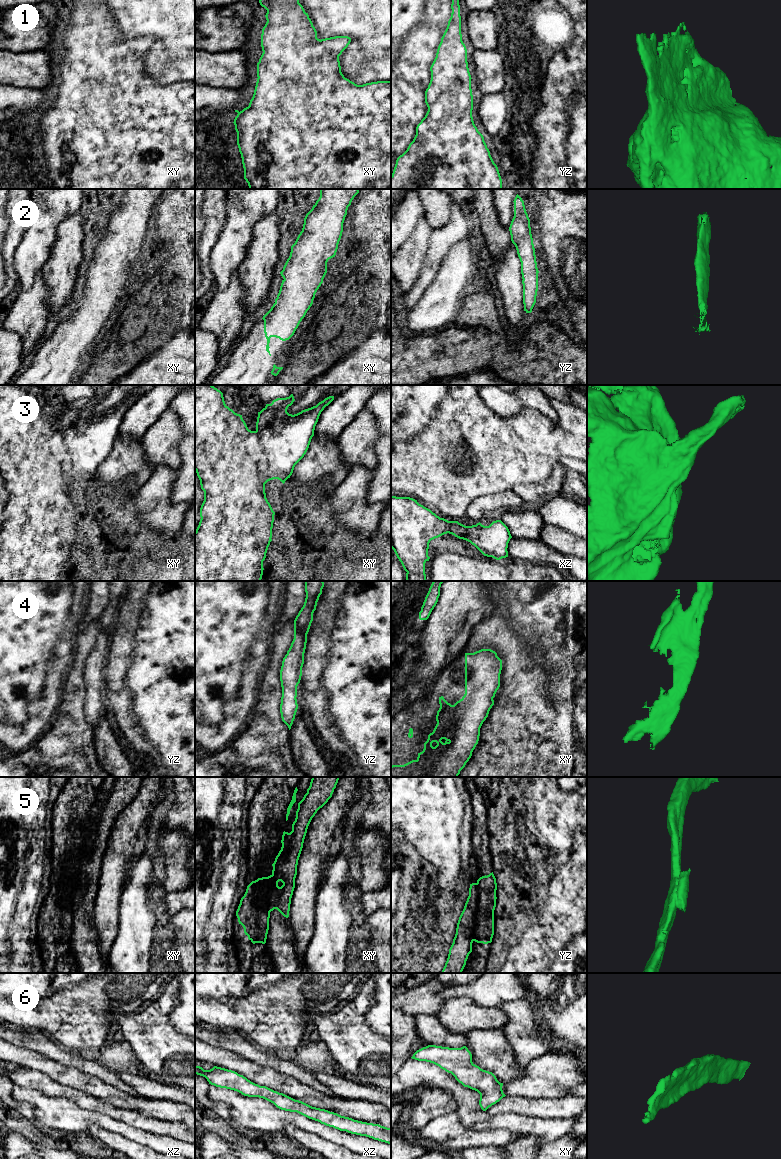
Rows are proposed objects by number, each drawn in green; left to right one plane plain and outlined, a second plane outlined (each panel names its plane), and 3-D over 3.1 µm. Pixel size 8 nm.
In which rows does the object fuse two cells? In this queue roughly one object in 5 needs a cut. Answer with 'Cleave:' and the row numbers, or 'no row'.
Cleave: 5

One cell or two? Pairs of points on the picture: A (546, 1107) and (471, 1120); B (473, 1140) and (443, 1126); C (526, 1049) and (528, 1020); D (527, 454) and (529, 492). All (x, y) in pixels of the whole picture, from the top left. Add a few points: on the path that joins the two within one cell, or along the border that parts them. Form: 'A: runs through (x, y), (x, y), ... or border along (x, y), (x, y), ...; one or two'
A: border along (491, 1114), (521, 1113), (537, 1117); two
B: runs through (466, 1138), (460, 1138), (450, 1133); one
C: runs through (526, 1042), (526, 1027); one
D: border along (551, 474), (541, 482), (519, 483), (512, 489); two

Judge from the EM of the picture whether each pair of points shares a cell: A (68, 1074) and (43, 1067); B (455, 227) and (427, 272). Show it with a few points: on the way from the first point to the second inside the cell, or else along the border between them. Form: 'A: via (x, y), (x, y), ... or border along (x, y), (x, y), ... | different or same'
A: via (62, 1074), (58, 1074), (49, 1067) | same
B: via (445, 238), (440, 243), (433, 261) | same

